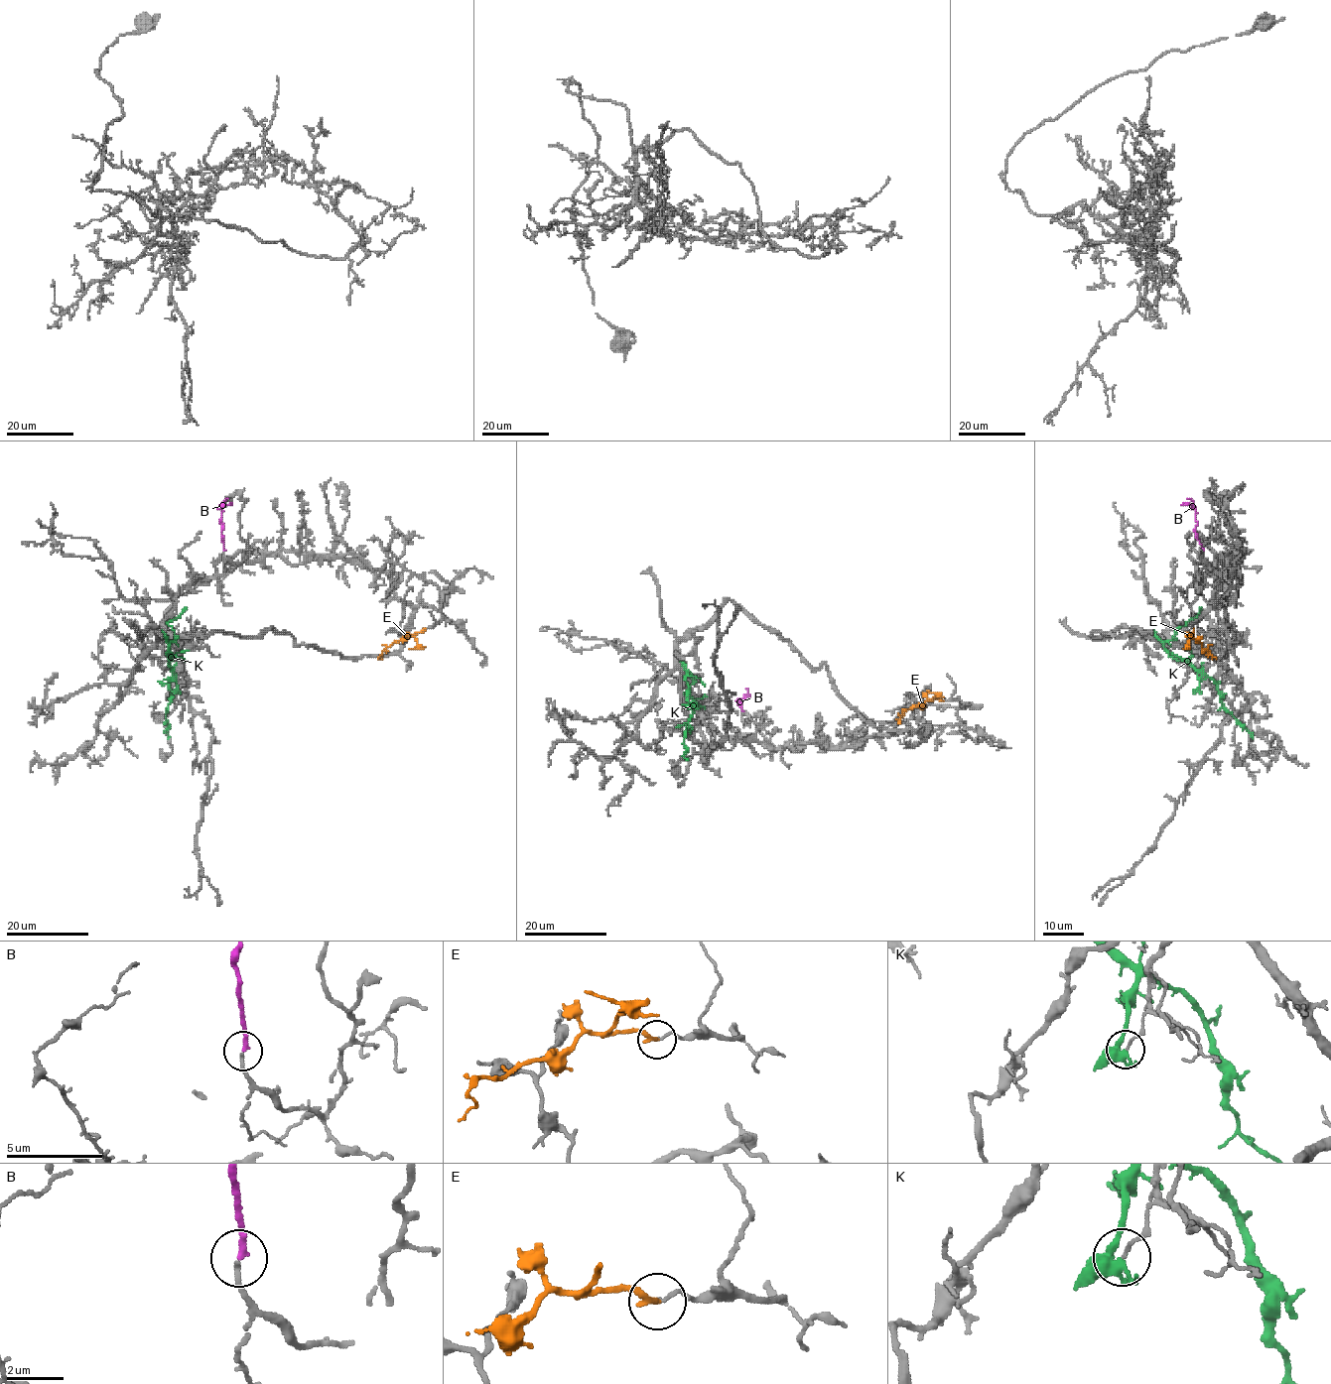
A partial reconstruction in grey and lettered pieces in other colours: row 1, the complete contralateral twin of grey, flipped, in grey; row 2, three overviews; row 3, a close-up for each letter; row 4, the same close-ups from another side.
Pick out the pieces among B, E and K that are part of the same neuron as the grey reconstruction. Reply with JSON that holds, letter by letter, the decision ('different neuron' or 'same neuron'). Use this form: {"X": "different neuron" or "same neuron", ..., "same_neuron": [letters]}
{"B": "same neuron", "E": "different neuron", "K": "different neuron", "same_neuron": ["B"]}

